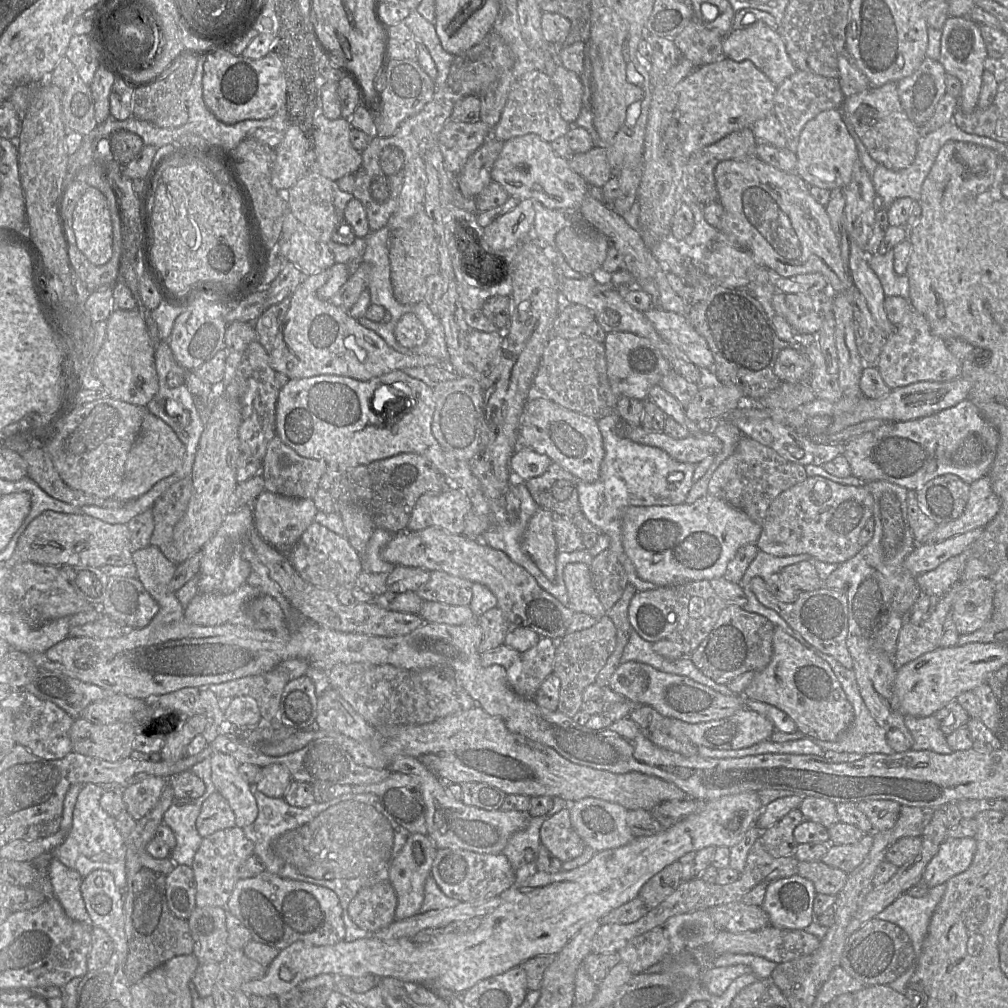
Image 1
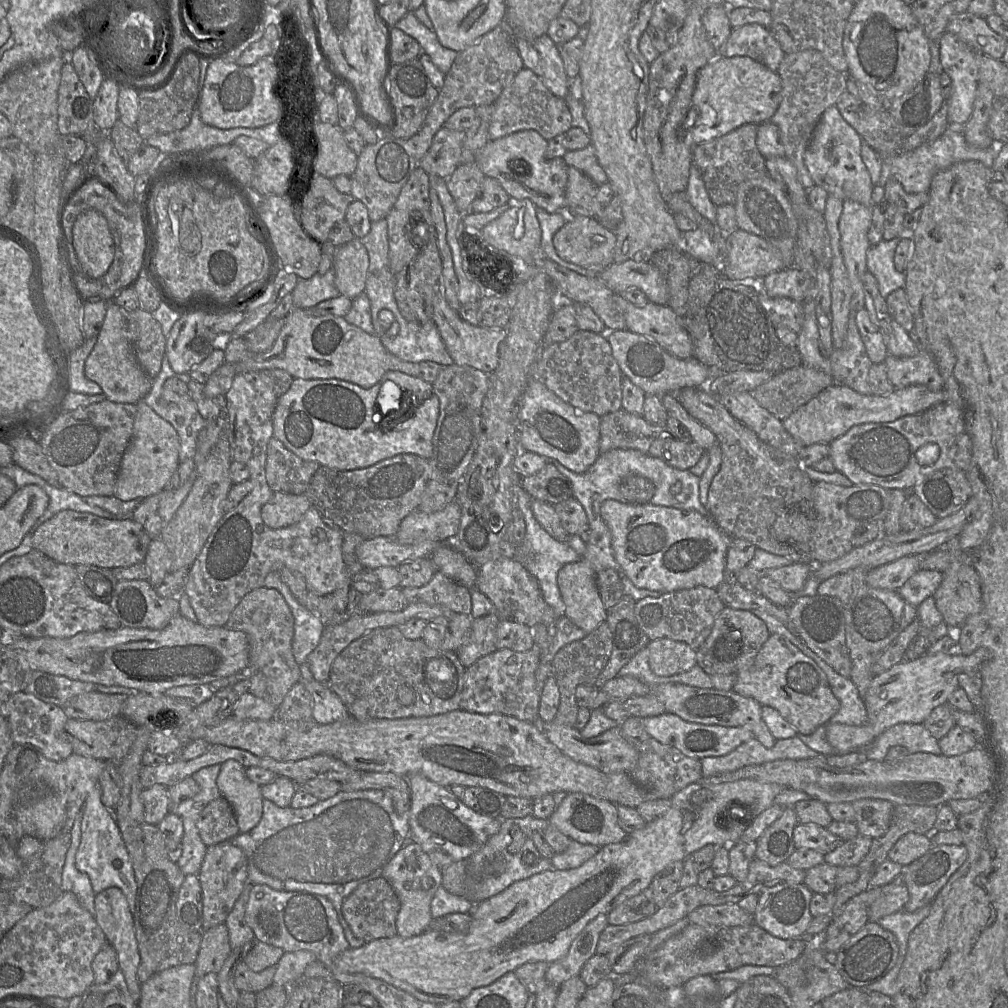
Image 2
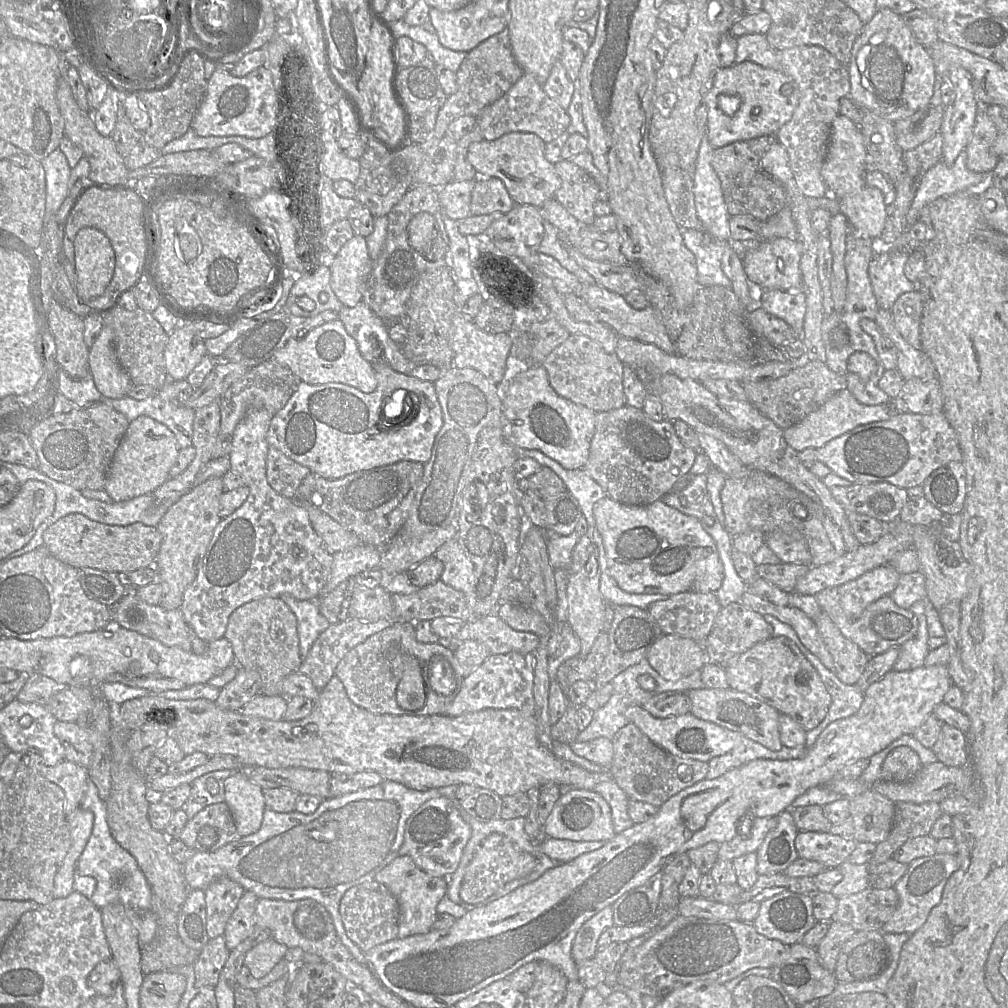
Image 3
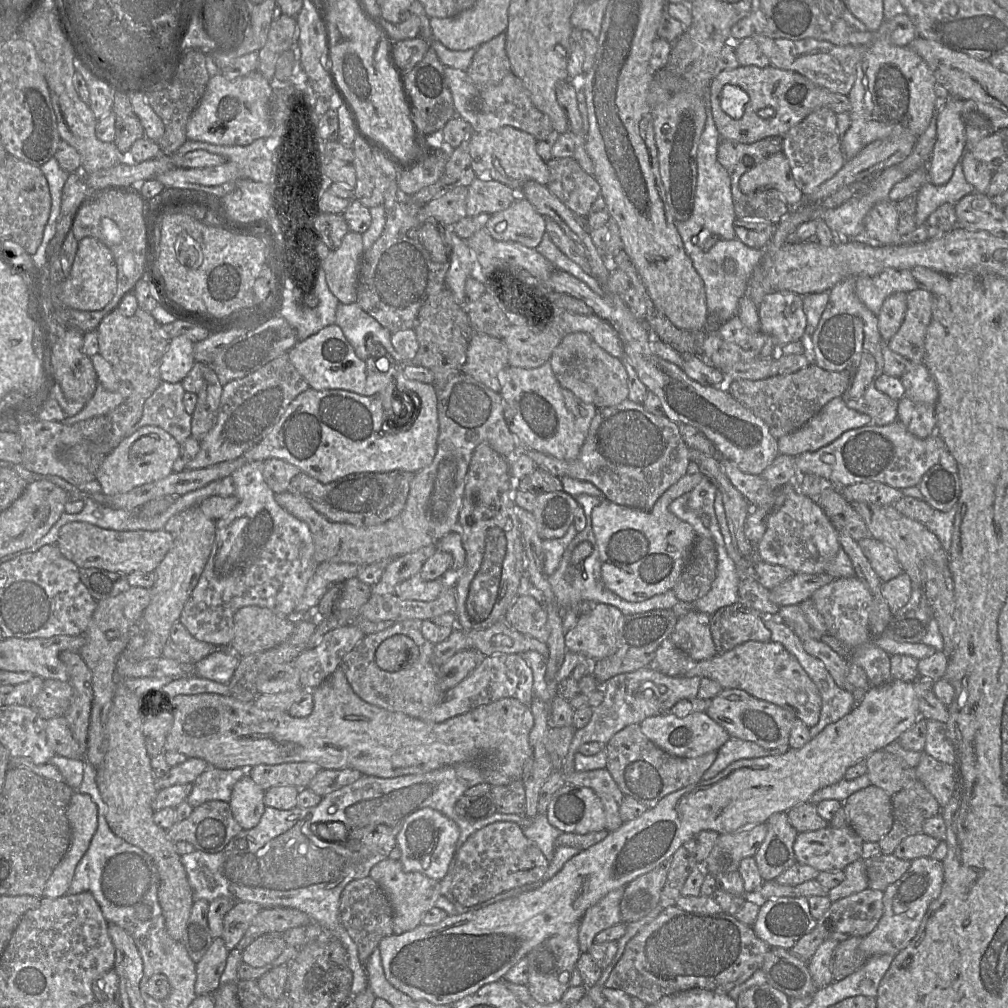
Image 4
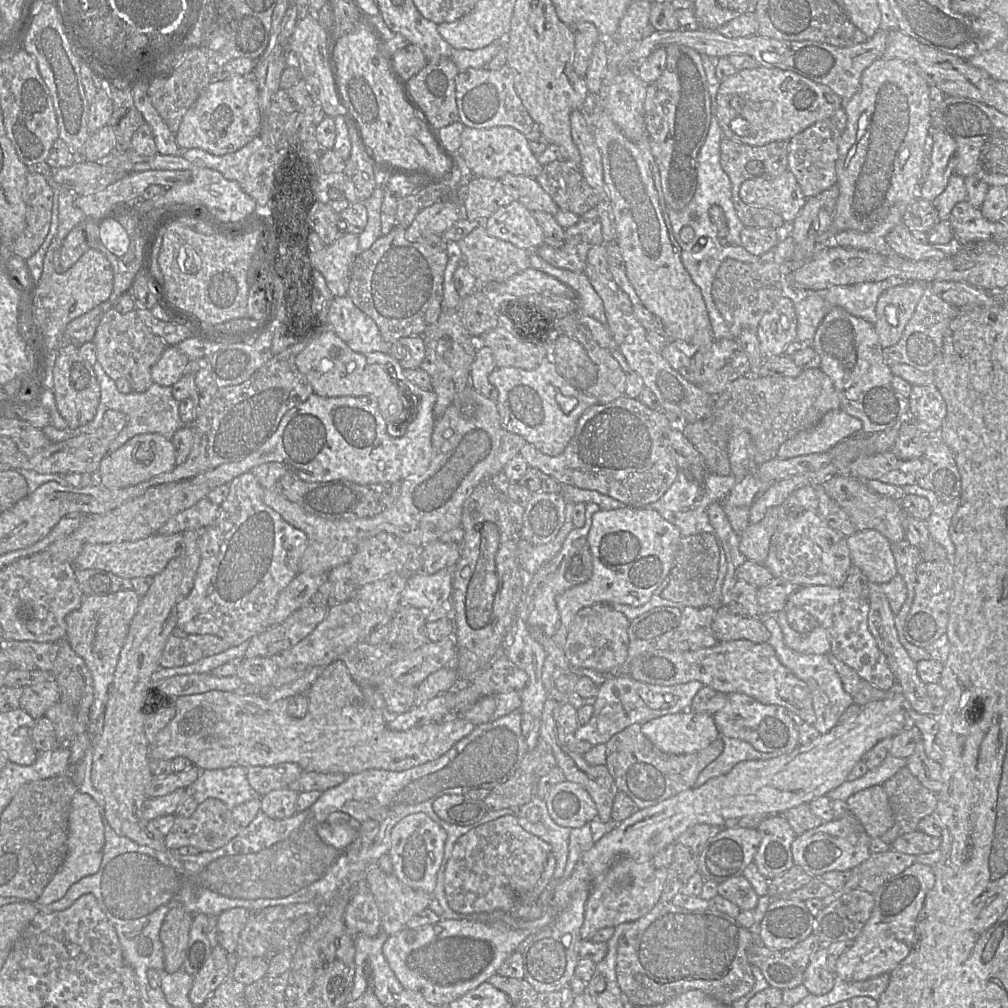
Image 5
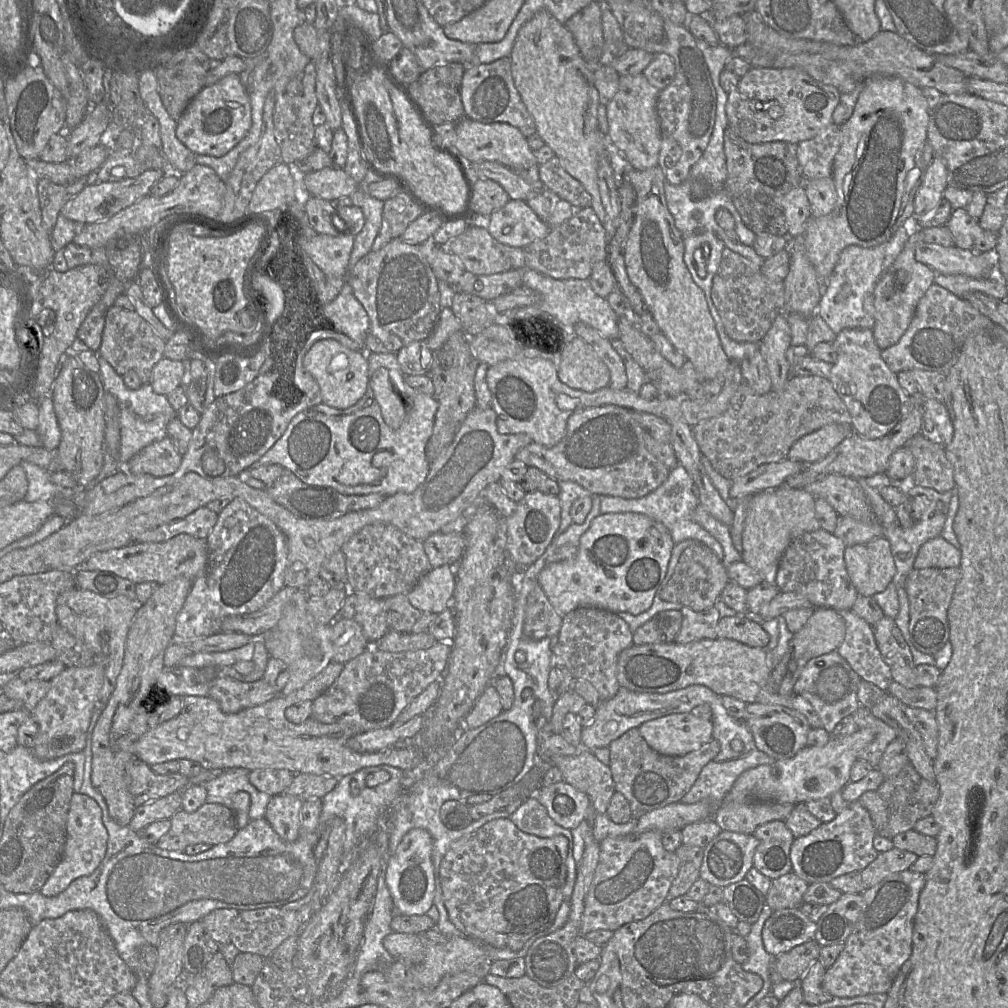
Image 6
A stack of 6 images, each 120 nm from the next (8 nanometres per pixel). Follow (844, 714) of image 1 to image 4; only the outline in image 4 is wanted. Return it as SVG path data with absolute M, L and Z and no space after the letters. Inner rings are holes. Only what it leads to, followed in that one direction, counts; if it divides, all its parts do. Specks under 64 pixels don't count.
M747 641L727 652L717 653L708 660L697 661L696 664L684 674L684 677L694 676L712 679L718 682L723 689L744 690L757 699L784 708L792 712L795 717L801 720L808 728L813 727L819 721L822 699L817 686L802 668L798 660L778 642Z

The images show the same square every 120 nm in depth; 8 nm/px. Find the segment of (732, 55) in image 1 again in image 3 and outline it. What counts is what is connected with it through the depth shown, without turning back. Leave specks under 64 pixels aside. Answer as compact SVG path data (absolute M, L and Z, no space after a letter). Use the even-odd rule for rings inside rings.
M764 34L737 37L735 63L743 61L752 61L768 69L781 69L779 51L770 45Z

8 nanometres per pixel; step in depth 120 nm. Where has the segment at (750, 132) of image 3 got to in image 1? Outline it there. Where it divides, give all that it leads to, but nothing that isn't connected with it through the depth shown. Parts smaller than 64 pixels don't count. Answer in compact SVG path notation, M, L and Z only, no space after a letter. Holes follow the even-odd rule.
M728 57L694 68L677 85L677 106L672 120L680 120L678 143L680 153L689 156L729 133L751 127L752 124L772 113L777 86L750 60L735 61Z

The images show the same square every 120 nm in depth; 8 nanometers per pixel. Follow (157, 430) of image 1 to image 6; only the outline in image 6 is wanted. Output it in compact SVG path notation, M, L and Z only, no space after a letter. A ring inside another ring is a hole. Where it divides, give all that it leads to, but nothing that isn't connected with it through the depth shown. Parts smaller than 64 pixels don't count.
M169 436L153 442L132 456L125 469L132 474L150 474L163 477L173 474L182 462L182 456Z

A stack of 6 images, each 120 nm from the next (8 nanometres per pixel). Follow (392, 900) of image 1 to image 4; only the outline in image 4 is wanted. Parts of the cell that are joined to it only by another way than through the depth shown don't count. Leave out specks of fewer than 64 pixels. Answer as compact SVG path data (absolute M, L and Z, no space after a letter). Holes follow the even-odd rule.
M371 877L350 882L340 898L340 919L350 937L358 947L358 956L365 966L381 940L393 934L393 907L380 885Z

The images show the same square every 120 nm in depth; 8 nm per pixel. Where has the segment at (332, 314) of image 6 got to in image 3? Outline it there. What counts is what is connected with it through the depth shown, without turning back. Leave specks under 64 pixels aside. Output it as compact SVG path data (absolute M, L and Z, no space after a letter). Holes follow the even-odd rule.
M362 300L354 307L343 306L338 319L354 338L361 355L369 362L381 358L397 372L410 375L416 364L406 358L402 348L388 334L387 323Z

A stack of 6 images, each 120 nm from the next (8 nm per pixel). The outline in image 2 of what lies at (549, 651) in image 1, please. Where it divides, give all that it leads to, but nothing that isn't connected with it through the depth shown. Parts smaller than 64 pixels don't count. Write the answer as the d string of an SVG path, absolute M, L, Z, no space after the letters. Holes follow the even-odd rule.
M537 646L526 652L503 648L481 657L466 668L459 710L483 715L505 714L538 724L541 692L537 690L535 673L539 661Z

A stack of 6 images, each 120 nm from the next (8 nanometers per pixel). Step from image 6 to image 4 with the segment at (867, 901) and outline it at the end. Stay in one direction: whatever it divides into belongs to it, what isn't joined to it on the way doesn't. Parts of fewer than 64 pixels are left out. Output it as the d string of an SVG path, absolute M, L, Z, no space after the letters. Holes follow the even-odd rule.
M931 857L911 861L909 869L884 891L884 912L876 928L863 937L859 949L865 958L879 954L897 955L916 936L929 905L939 897L944 882L943 862Z

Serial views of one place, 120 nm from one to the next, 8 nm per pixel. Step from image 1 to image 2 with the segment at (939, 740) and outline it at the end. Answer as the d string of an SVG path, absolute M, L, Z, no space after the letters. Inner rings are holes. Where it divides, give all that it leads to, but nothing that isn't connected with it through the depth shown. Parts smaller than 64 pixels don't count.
M922 723L896 724L877 736L864 751L868 759L884 761L889 749L894 746L903 746L909 753L942 754L938 740L929 733Z

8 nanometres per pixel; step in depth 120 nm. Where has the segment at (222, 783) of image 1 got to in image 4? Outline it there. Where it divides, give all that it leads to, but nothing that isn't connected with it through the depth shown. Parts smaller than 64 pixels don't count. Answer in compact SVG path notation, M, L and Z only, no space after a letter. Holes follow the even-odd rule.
M247 774L233 787L230 807L233 817L243 830L255 827L265 810L265 791Z

